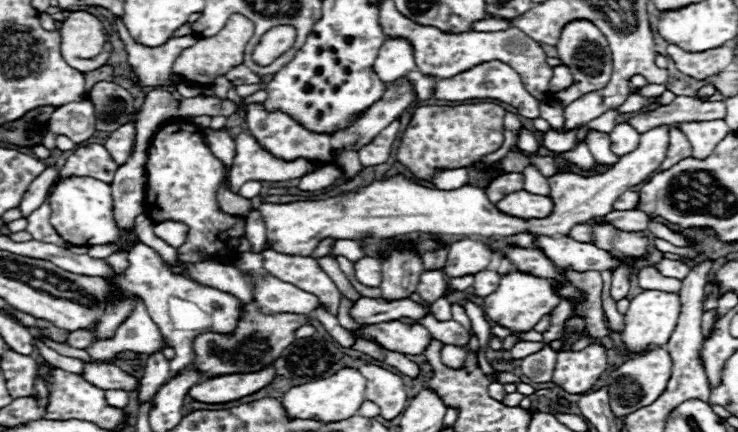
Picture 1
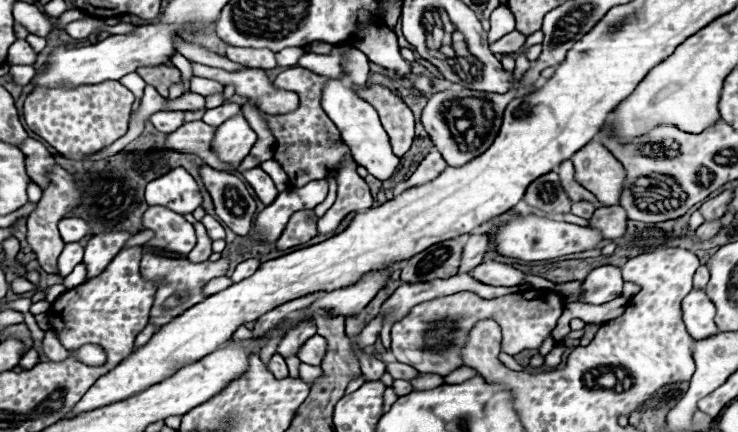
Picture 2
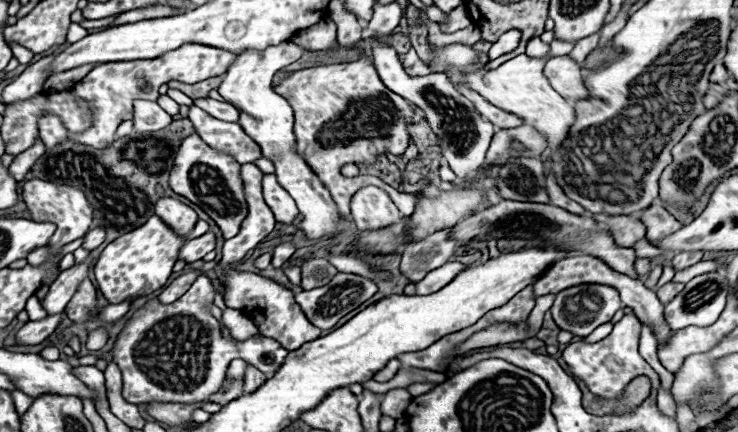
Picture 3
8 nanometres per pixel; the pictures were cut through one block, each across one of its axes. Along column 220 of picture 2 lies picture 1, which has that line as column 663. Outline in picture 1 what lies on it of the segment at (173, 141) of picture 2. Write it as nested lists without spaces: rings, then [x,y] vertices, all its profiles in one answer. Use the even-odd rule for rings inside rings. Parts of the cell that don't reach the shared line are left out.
[[[670,130],[670,148],[666,154],[666,160],[662,162],[660,170],[668,170],[670,166],[678,164],[682,158],[688,158],[692,154],[692,146],[688,138],[680,130]]]

